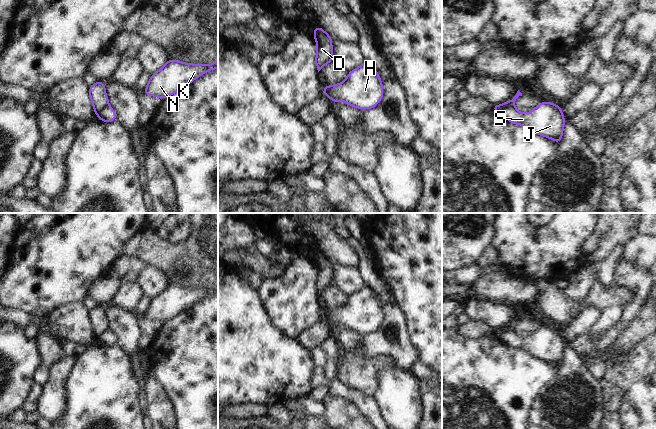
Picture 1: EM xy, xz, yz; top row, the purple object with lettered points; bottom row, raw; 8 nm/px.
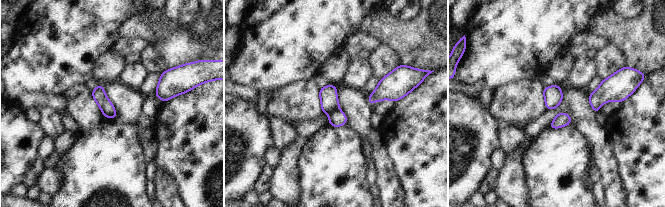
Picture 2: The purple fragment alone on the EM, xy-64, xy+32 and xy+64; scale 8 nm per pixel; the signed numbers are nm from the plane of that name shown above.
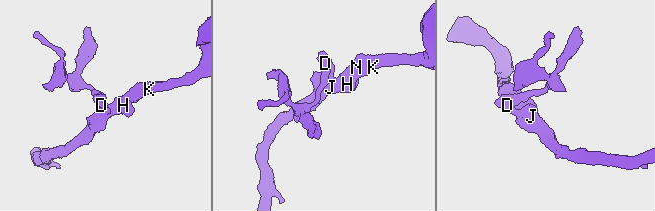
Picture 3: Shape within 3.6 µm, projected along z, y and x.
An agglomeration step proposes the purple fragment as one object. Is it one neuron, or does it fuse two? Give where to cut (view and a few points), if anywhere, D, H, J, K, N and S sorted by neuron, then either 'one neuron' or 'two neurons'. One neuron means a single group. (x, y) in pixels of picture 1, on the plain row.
cut in yz along (512, 328), (507, 328), (499, 336); D / H J K N S; two neurons

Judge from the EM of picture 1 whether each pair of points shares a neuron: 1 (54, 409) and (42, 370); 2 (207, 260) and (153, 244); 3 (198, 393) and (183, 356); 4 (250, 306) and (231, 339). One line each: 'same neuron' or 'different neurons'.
1: different neurons
2: same neuron
3: same neuron
4: same neuron

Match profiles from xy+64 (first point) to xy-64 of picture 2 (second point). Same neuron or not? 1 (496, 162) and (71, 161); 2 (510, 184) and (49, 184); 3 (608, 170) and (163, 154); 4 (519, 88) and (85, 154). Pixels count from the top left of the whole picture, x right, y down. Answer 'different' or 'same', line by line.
1: different
2: same
3: different
4: same

